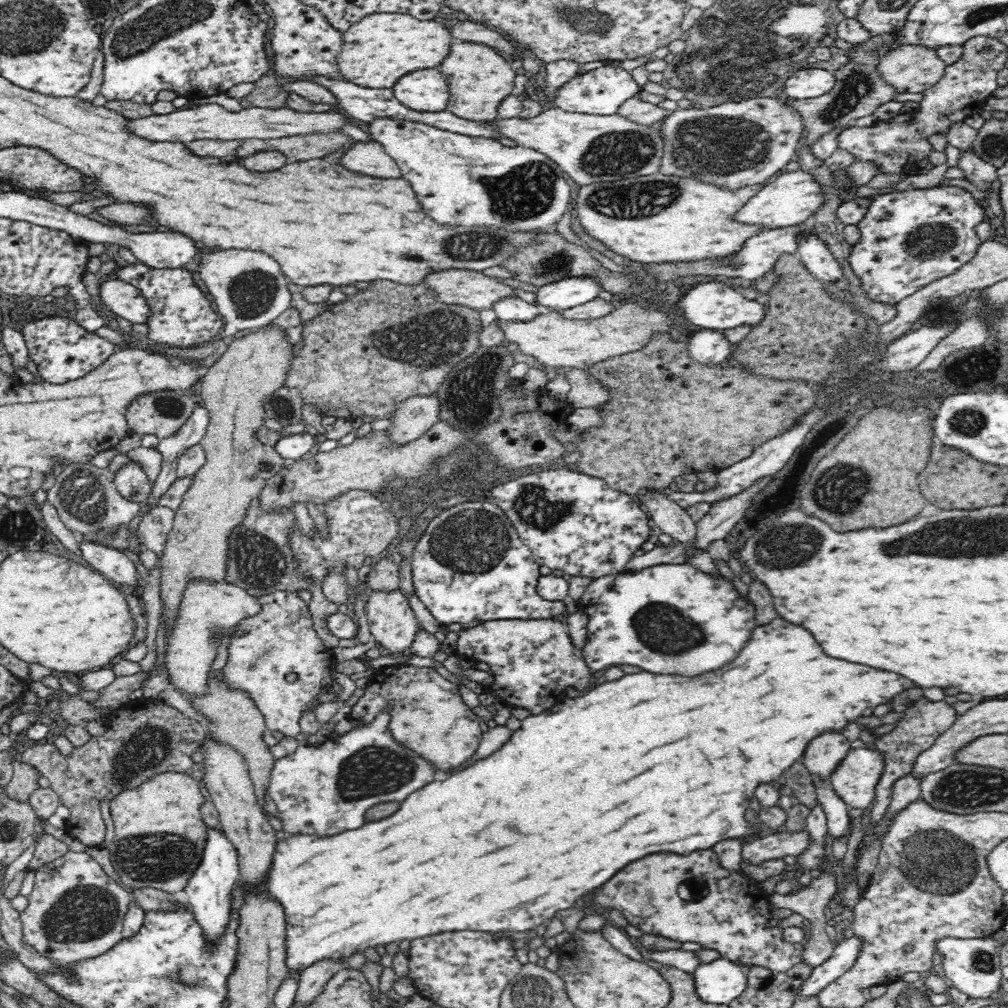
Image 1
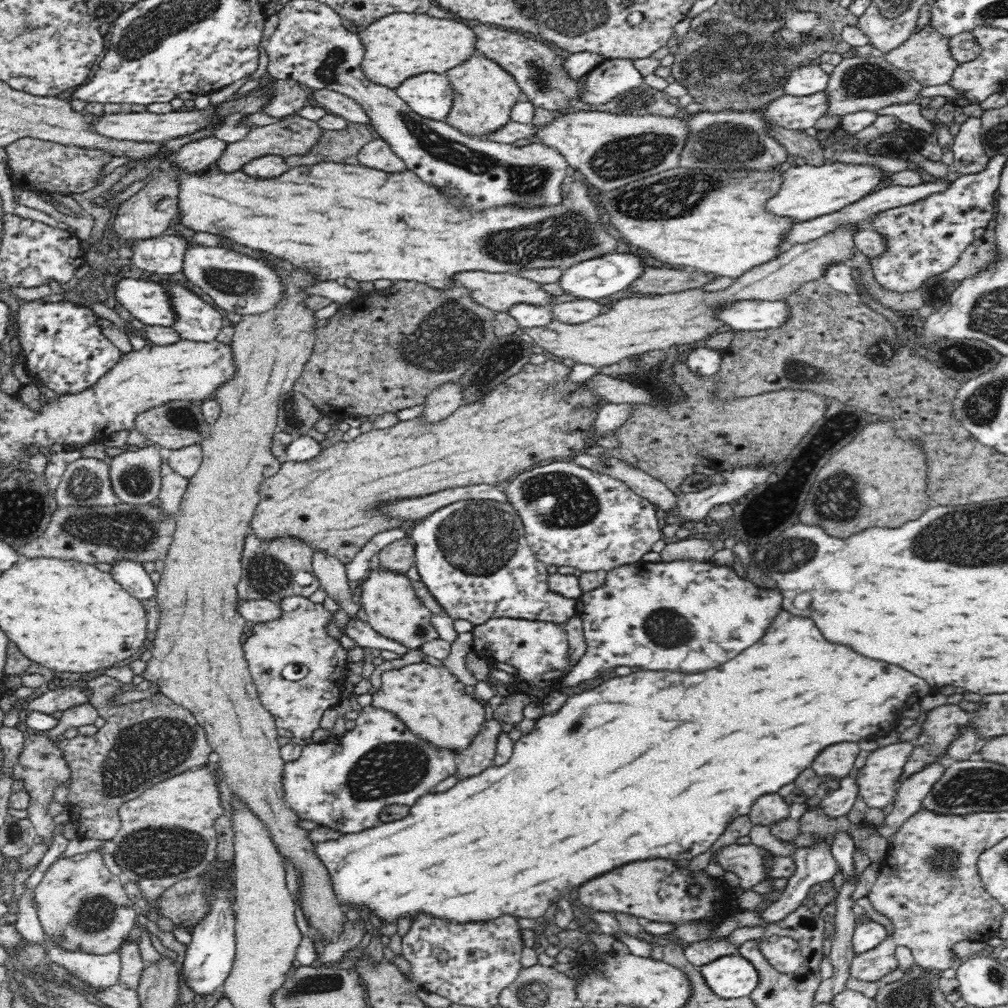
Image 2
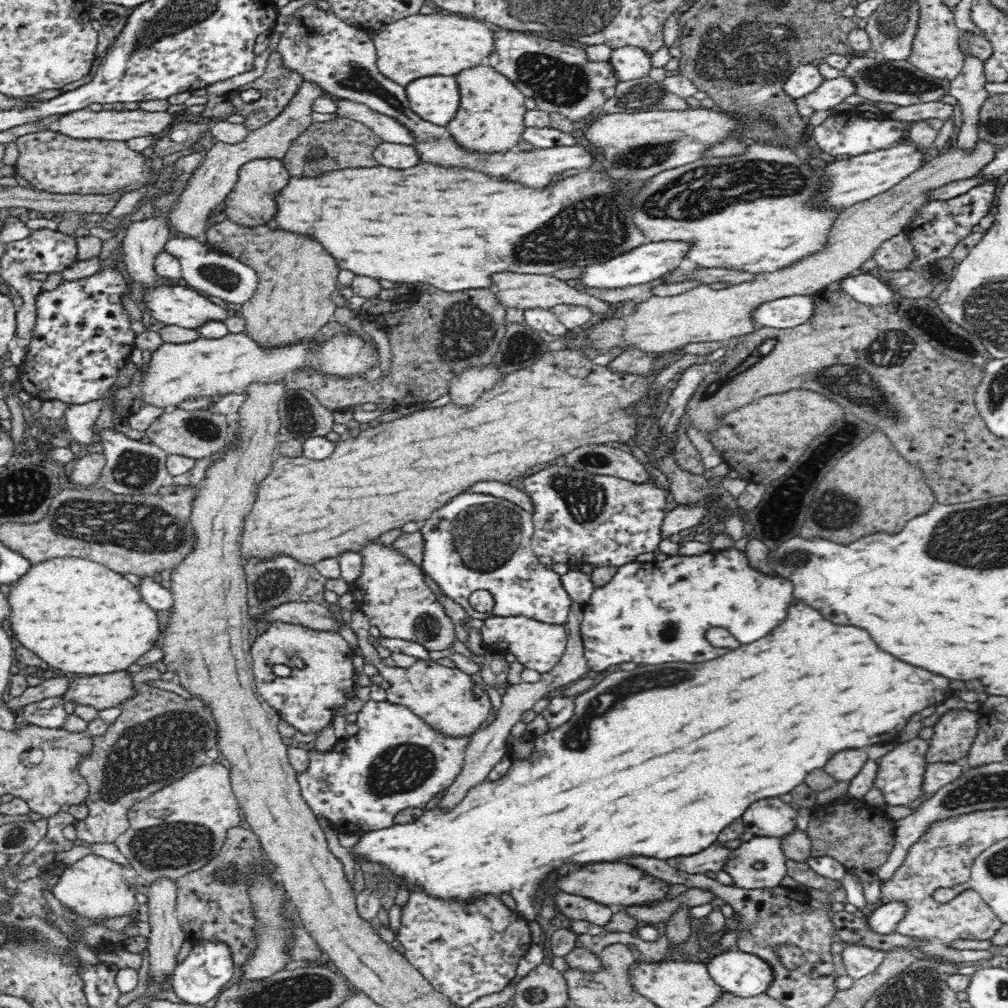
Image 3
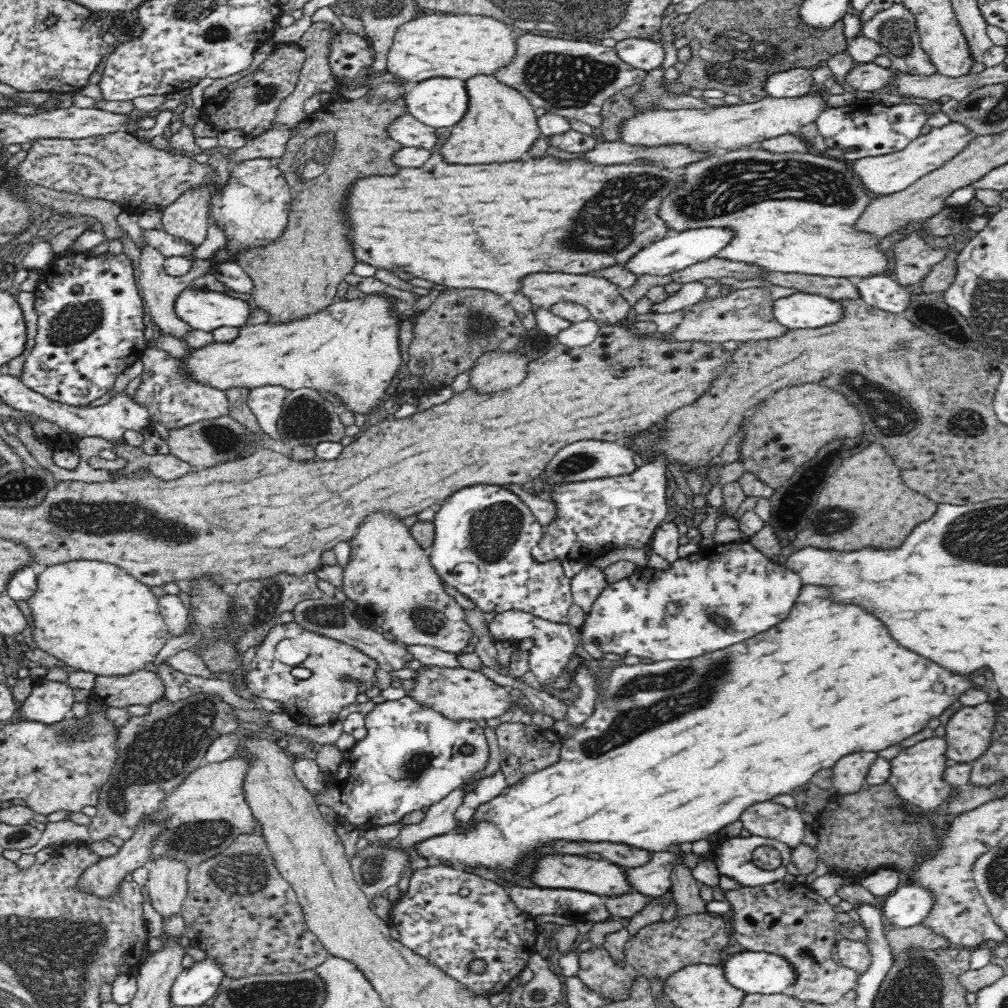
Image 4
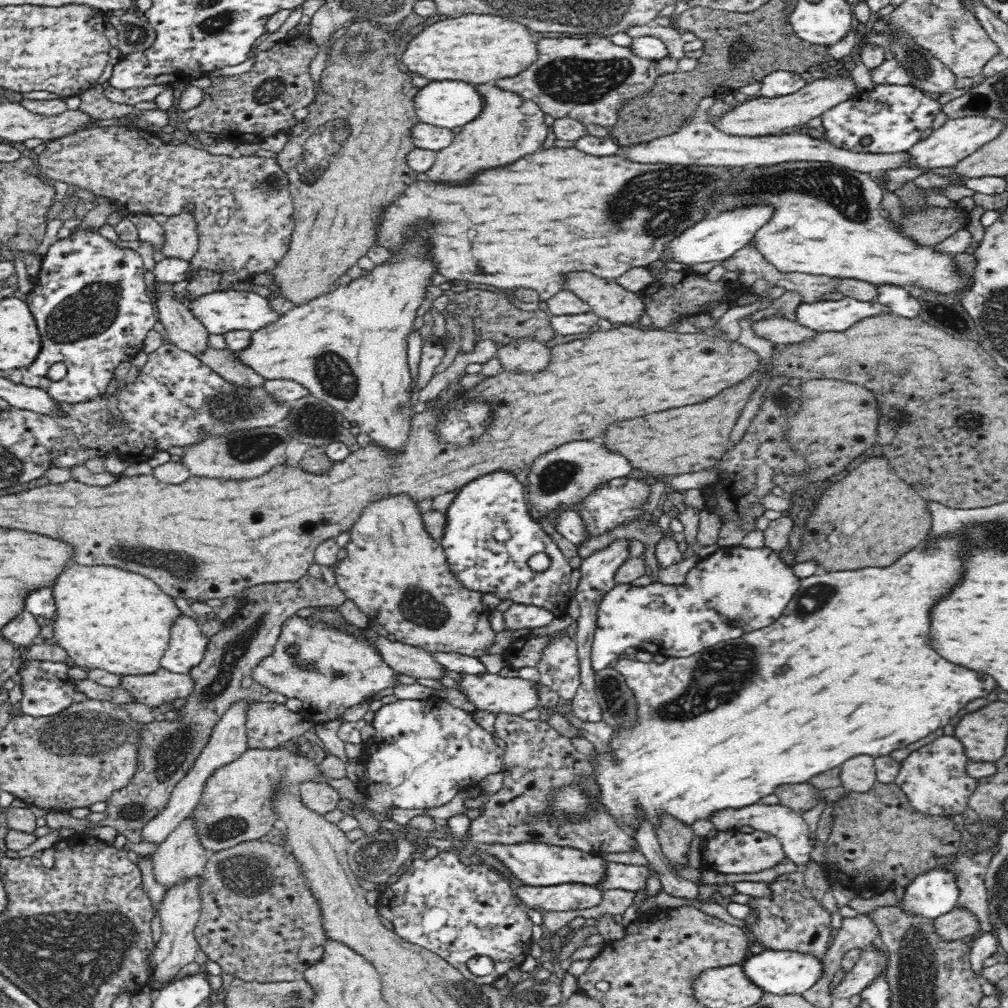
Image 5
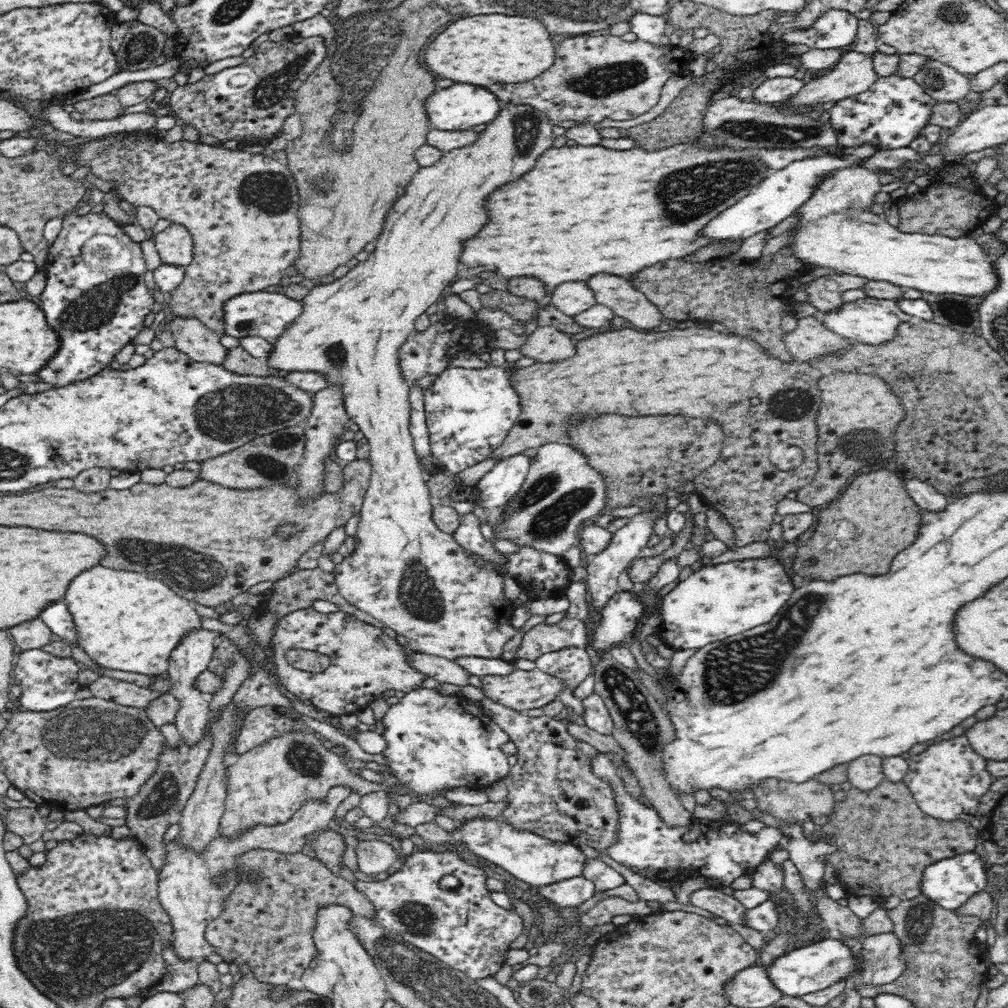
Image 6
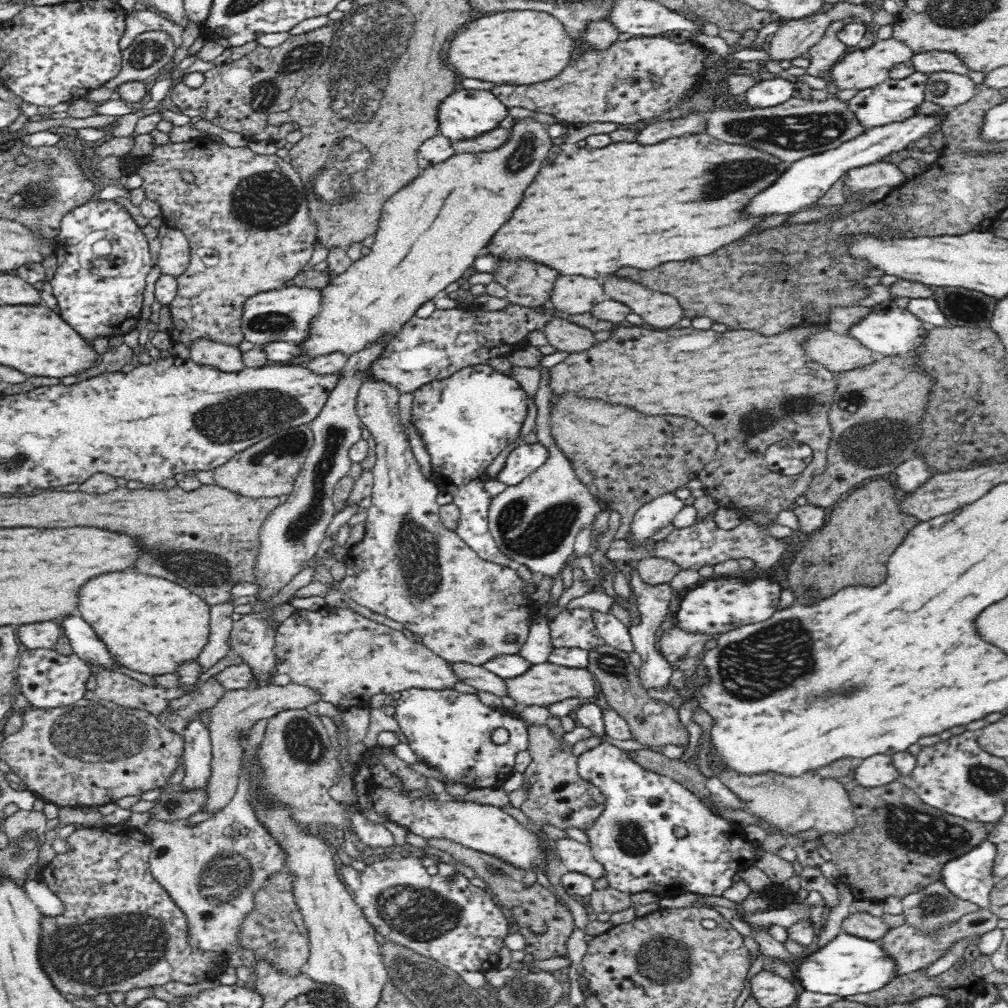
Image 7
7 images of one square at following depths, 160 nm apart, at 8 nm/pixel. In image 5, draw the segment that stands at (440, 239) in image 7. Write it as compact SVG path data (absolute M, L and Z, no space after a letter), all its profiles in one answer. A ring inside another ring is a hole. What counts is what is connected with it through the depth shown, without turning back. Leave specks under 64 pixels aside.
M494 83L476 87L485 98L481 116L463 126L452 140L452 144L437 152L435 163L422 175L428 178L426 182L446 186L468 186L482 172L512 166L526 154L540 151L542 144L546 142L549 126L546 125L544 111L534 101L500 90ZM408 230L408 234L404 236L402 244L398 250L390 250L390 260L384 262L384 264L376 264L374 268L367 270L364 276L360 278L354 278L350 284L346 286L338 286L335 290L326 290L326 292L307 300L299 305L293 305L292 310L282 315L282 318L278 322L274 322L272 325L266 326L266 329L252 333L252 345L243 352L236 353L241 359L241 362L248 364L251 368L254 368L258 374L264 376L267 380L274 380L280 378L286 378L308 387L310 393L326 402L332 408L336 409L345 420L349 422L357 422L357 426L360 428L360 432L368 434L372 438L372 443L379 446L380 449L385 449L393 456L400 456L404 454L406 444L410 440L410 428L412 428L412 376L410 375L410 368L407 364L407 345L410 334L414 328L414 318L416 318L416 312L418 308L422 306L424 298L428 296L428 288L434 286L432 278L434 274L438 274L438 266L434 262L434 254L432 254L432 246L430 246L430 238L428 236L422 236L420 230ZM408 493L392 494L368 503L358 522L351 526L346 557L334 565L336 585L372 624L382 624L390 634L397 635L398 642L423 647L433 655L454 652L476 658L486 656L496 644L498 633L490 622L491 610L486 609L482 600L484 592L466 587L454 573L441 539L432 537L426 530L418 504Z

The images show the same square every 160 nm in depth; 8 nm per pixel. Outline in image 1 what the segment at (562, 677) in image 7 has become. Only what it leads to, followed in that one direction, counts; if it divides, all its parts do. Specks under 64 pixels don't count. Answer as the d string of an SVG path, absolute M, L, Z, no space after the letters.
M398 664L374 670L363 696L351 707L347 718L353 726L361 727L374 720L380 713L390 715L390 730L393 731L397 741L433 762L442 776L448 774L448 768L458 768L469 760L478 750L478 744L482 740L483 730L479 725L481 719L462 700L459 685L438 674L438 670L434 670L434 667Z

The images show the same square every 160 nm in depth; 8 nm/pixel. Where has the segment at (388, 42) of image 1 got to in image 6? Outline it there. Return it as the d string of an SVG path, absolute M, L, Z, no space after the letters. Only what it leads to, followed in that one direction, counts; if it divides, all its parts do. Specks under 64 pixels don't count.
M483 14L454 22L446 32L442 32L432 44L426 46L423 62L429 70L434 70L433 74L442 74L438 77L449 78L456 83L485 87L496 83L528 82L549 70L556 62L556 52L557 43L554 43L552 31L543 19L526 15Z

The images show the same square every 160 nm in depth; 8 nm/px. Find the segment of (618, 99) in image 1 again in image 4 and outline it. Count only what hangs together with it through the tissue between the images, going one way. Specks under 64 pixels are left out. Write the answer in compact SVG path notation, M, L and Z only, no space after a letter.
M627 38L617 41L615 49L618 56L644 70L652 70L662 66L665 58L664 49L653 40L648 38Z

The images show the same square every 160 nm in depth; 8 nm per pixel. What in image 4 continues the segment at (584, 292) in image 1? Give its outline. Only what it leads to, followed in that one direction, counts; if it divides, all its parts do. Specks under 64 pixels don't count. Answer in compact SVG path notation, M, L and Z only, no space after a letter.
M704 226L704 228L693 228L684 230L680 234L672 234L668 238L662 238L650 246L646 246L644 250L638 252L628 264L624 266L632 271L636 271L638 276L644 274L666 276L672 273L684 270L692 265L697 265L702 261L709 261L710 258L718 257L726 246L728 246L736 238L734 228L726 226Z

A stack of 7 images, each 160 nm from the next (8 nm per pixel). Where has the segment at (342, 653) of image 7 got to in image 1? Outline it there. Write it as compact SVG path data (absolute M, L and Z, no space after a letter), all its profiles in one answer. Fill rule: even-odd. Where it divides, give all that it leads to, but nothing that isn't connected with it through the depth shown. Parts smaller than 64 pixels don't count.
M278 591L274 594L258 597L262 603L262 613L257 616L245 618L233 628L234 635L225 641L223 668L226 681L234 687L246 689L252 693L252 698L256 701L256 706L262 711L266 719L268 730L277 730L286 737L295 737L302 732L300 720L306 712L316 710L320 704L320 696L329 693L330 688L336 683L334 674L337 662L334 660L332 649L326 646L314 631L314 622L310 615L310 606L298 597L296 592ZM286 674L298 674L298 679L294 682L286 681Z

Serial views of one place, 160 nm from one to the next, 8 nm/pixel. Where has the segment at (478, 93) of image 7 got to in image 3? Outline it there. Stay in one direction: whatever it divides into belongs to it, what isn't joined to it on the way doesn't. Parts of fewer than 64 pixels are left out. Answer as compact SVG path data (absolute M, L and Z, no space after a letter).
M425 76L405 89L411 109L436 126L448 125L460 108L460 87L455 76Z

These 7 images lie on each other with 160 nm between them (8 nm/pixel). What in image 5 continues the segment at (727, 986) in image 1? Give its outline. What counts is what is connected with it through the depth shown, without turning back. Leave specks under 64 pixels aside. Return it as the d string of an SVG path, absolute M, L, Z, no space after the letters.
M766 949L758 955L752 955L742 966L750 979L762 987L767 993L779 995L802 995L808 988L812 988L826 970L823 958L814 954L794 950Z

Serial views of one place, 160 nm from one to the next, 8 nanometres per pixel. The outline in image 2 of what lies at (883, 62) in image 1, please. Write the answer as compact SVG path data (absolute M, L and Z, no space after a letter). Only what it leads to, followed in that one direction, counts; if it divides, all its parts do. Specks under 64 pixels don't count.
M930 22L926 24L920 32L910 36L902 46L898 46L896 50L882 55L890 64L906 70L906 72L912 74L914 78L924 82L926 86L946 84L950 82L954 71L959 65L959 62L954 59L953 54L950 52L949 40L950 37L940 33L940 31L934 27L933 23Z

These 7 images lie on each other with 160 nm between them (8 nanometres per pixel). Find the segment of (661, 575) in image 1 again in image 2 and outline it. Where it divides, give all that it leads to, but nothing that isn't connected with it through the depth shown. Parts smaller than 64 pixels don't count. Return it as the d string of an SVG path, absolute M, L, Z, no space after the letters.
M674 559L659 562L631 562L608 571L602 586L583 593L577 599L577 617L583 622L583 635L587 642L585 653L574 668L552 685L534 687L526 692L533 702L542 703L551 692L576 686L592 680L616 666L642 666L646 670L682 670L698 672L714 668L740 650L758 642L768 626L782 610L780 588L760 588L754 582L738 576L732 566L708 561Z

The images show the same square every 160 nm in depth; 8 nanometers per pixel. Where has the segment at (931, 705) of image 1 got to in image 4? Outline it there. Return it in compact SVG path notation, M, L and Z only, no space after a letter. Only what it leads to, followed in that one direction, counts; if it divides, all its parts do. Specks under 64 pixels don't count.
M984 702L974 708L962 708L946 726L949 742L946 757L952 762L972 763L985 756L993 742L994 726L998 724L998 706Z

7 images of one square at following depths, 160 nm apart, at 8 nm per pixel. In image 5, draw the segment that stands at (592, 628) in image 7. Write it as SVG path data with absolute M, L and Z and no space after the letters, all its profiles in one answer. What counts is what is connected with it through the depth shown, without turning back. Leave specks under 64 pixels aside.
M527 634L511 643L504 652L504 660L512 669L536 667L552 635L533 636Z

